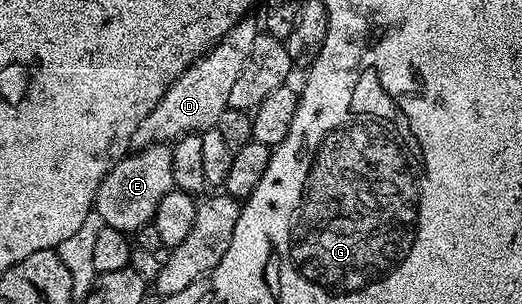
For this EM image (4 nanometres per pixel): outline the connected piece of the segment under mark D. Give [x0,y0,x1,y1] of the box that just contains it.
[132,17,258,148]

